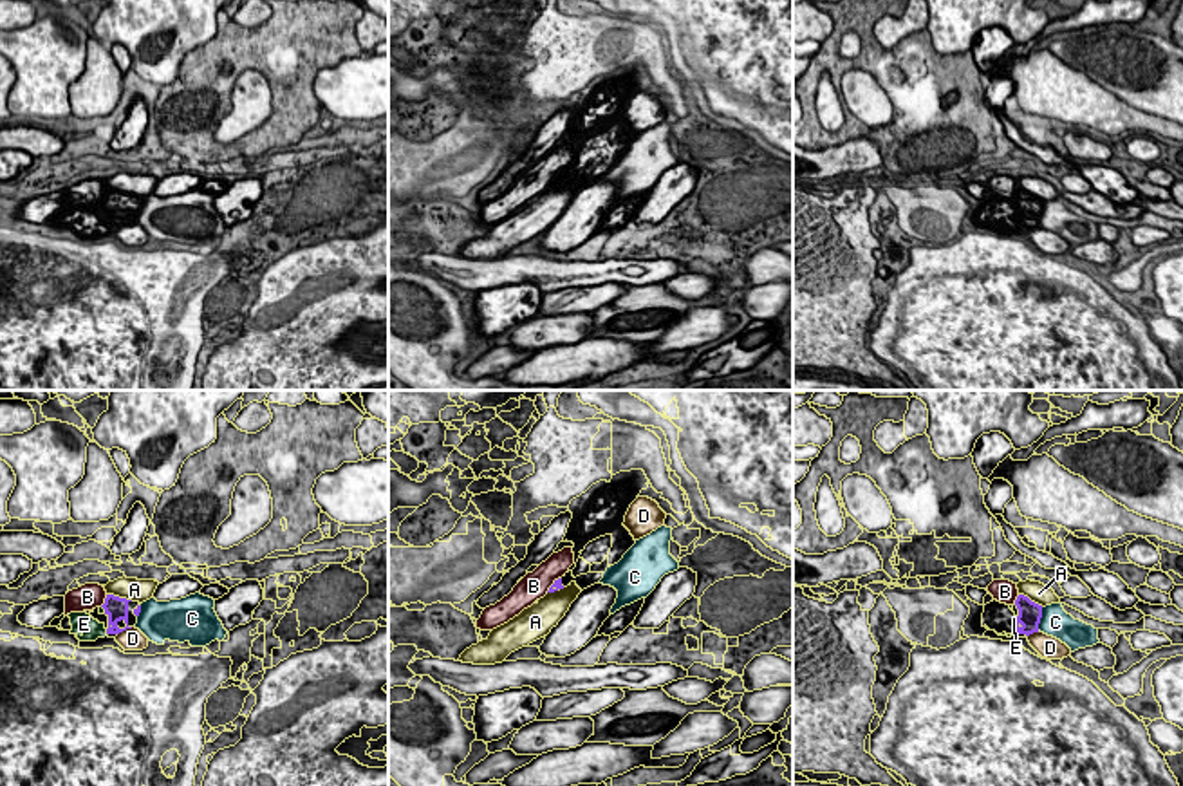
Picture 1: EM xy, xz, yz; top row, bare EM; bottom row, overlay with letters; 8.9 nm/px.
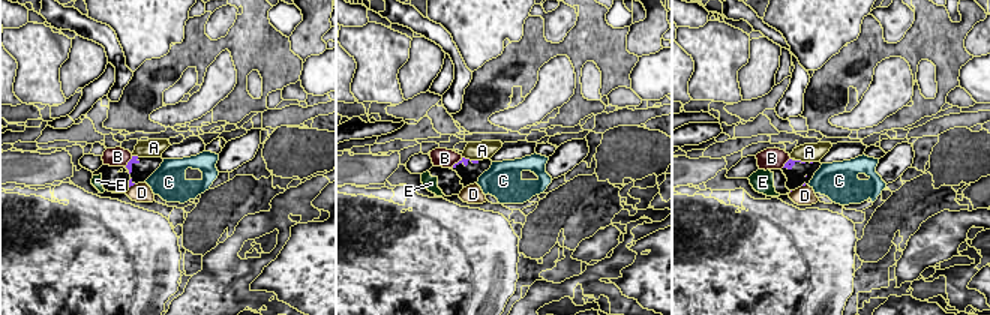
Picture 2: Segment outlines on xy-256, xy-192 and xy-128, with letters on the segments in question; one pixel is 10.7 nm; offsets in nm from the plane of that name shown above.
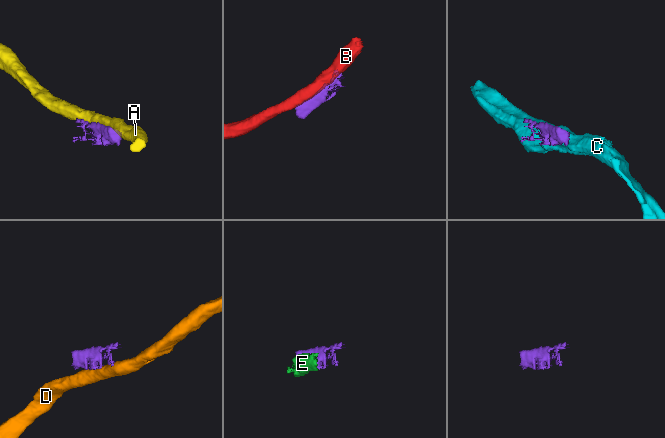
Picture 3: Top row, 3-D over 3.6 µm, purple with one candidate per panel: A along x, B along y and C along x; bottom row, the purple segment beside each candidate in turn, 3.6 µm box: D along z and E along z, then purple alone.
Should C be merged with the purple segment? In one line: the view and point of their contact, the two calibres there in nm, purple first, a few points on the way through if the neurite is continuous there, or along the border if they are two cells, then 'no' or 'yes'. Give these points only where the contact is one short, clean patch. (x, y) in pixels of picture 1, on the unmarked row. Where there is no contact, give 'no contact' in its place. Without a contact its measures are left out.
yz (1041, 212) | 220/260 nm | no

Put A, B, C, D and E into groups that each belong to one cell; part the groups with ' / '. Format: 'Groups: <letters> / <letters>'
Groups: A / B / C / D / E

